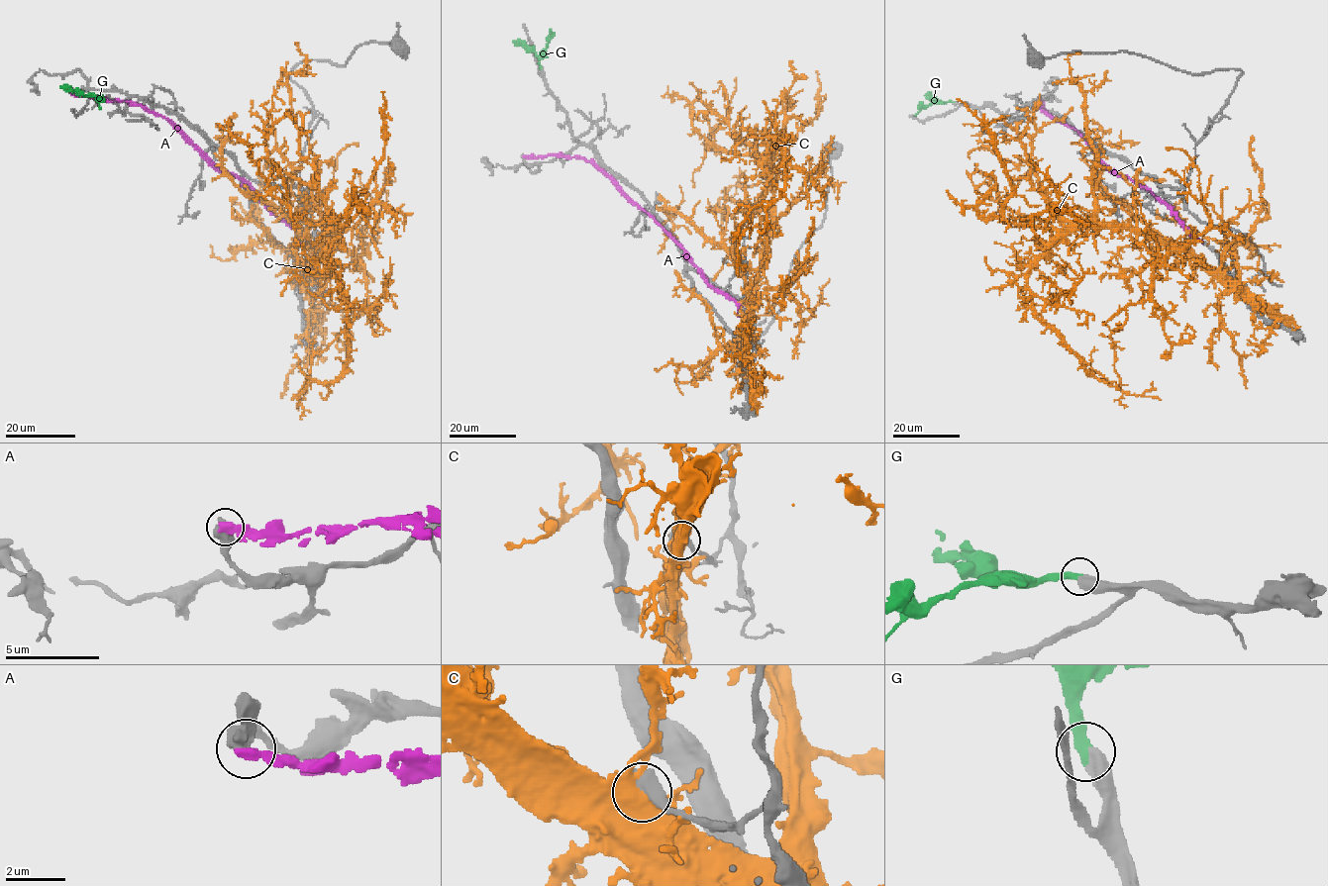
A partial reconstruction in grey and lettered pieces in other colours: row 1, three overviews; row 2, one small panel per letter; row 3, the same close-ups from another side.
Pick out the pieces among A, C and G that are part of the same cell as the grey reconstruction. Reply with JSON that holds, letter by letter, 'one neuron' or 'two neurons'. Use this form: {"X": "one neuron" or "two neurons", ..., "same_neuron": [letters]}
{"A": "two neurons", "C": "two neurons", "G": "one neuron", "same_neuron": ["G"]}

